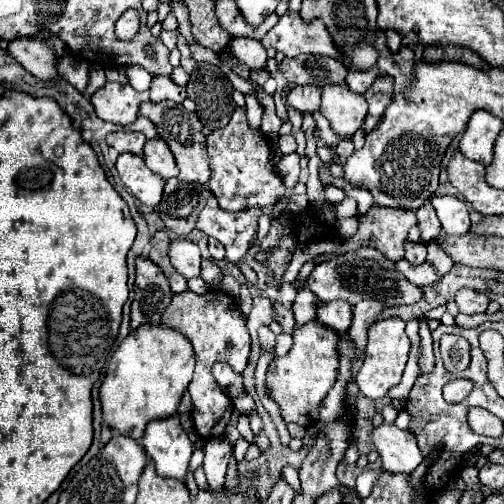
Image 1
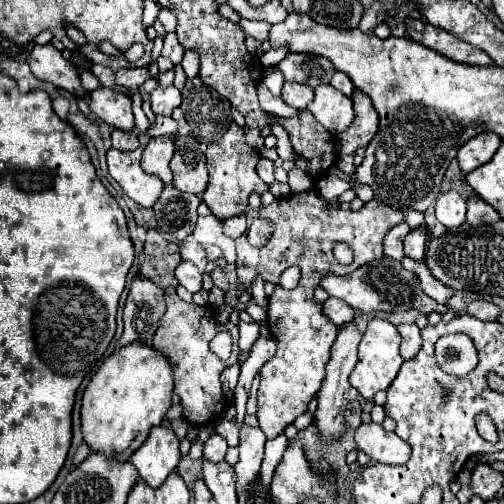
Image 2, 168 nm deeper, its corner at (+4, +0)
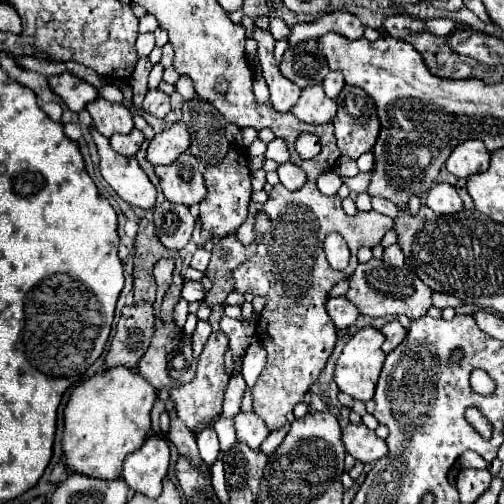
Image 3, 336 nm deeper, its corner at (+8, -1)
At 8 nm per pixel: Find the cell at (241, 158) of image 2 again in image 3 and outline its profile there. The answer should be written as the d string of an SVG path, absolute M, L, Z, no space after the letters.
M230 148L222 162L218 162L216 166L206 166L204 182L206 182L208 192L206 192L204 202L200 202L200 222L202 222L202 226L206 230L210 230L214 236L232 234L246 220L248 202L250 202L250 194L252 194L246 152Z

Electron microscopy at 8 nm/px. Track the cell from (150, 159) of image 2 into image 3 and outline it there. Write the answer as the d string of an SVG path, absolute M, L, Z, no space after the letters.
M176 122L152 138L146 150L146 160L152 166L172 164L190 146L190 134L184 122Z

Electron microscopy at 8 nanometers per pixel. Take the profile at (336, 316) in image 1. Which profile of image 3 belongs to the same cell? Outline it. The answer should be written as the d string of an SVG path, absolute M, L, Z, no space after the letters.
M346 296L328 298L326 310L328 310L328 314L330 314L330 318L332 318L332 322L336 324L338 330L352 326L352 324L356 322L358 314L360 314L360 312L356 310L356 306L352 306L352 304L346 300Z

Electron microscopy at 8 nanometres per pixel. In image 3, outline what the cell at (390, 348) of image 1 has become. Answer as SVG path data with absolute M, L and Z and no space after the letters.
M362 328L352 336L352 340L344 346L342 356L338 358L336 372L334 372L336 384L342 392L346 392L352 398L362 400L362 402L368 402L374 396L376 382L380 378L380 370L382 370L384 358L386 358L386 354L382 352L382 344L384 344L384 334L380 334L378 328Z

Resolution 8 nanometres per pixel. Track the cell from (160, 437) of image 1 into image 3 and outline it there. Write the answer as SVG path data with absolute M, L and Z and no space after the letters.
M162 434L146 438L142 448L126 456L122 478L128 486L150 498L160 496L162 480L170 466L170 446Z

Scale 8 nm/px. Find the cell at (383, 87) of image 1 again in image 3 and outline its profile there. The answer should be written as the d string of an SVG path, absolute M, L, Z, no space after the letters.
M344 86L336 98L338 114L332 120L334 136L342 156L356 160L360 154L370 152L380 130L372 98L356 86Z

